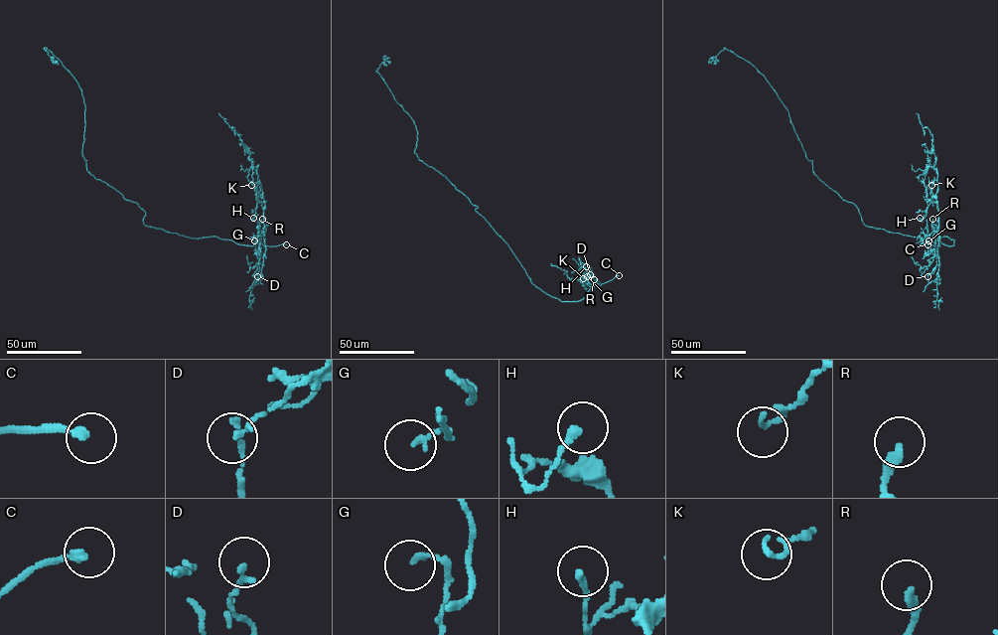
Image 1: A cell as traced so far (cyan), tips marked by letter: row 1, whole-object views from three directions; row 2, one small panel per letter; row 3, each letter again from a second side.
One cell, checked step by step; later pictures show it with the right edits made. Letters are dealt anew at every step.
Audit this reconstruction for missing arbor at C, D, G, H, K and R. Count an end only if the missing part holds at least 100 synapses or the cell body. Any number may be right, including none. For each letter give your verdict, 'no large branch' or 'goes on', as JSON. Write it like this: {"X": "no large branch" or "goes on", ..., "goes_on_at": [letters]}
{"C": "goes on", "D": "no large branch", "G": "no large branch", "H": "no large branch", "K": "no large branch", "R": "no large branch", "goes_on_at": ["C"]}

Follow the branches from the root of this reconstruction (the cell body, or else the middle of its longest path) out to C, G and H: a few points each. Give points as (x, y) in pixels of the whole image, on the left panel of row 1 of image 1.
C: (152, 227), (191, 238), (216, 237), (253, 245), (260, 242), (265, 245), (286, 244)
G: (152, 227), (191, 238), (216, 237), (252, 245), (260, 240), (262, 232), (259, 235), (259, 253), (254, 240)
H: (152, 227), (191, 238), (216, 237), (253, 245), (263, 231), (265, 203), (259, 197), (253, 218)

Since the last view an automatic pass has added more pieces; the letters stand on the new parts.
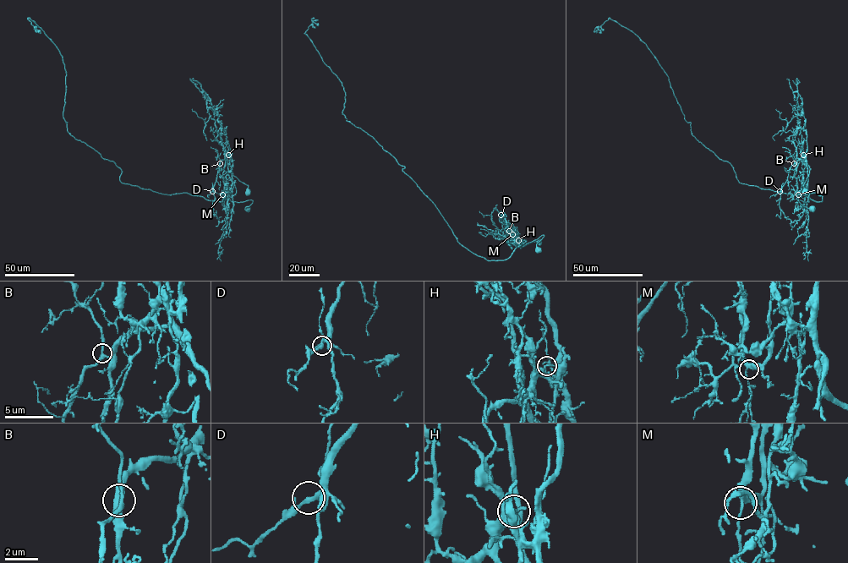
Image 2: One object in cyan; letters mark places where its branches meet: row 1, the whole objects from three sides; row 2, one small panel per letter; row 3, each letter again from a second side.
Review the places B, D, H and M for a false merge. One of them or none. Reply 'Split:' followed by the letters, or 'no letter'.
Split: H

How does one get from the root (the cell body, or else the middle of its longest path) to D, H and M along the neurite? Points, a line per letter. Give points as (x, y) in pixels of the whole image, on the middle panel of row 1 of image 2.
D: (538, 241), (521, 247), (510, 233), (500, 215)
H: (538, 241), (522, 247), (508, 231), (518, 240)
M: (538, 241), (522, 247), (512, 234)

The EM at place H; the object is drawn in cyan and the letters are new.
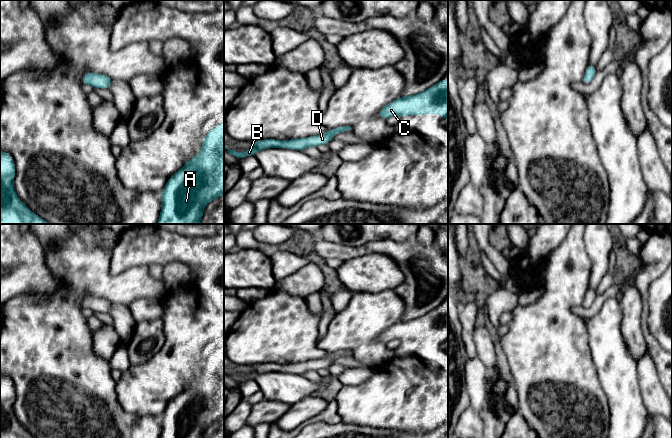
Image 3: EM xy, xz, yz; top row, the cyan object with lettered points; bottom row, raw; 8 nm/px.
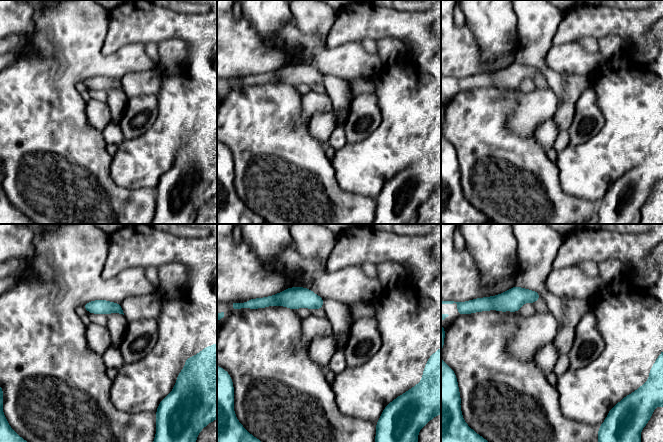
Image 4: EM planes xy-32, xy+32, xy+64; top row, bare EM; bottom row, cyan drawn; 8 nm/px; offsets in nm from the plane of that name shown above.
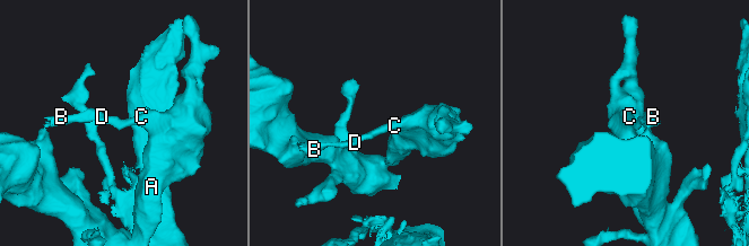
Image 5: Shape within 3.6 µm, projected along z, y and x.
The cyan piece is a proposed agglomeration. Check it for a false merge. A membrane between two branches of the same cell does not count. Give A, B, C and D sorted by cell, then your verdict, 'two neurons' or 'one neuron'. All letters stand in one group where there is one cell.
A C D / B | two neurons

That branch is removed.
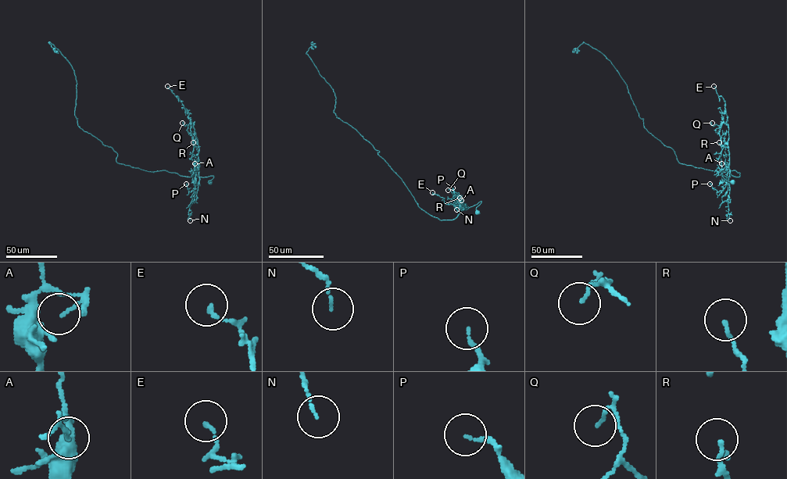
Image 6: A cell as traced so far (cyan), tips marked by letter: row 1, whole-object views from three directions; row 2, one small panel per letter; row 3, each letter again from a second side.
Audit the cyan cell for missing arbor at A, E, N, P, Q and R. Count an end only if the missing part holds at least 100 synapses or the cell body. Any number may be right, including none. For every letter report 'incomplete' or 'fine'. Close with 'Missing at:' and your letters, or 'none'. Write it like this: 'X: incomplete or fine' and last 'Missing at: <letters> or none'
A: fine
E: fine
N: fine
P: fine
Q: fine
R: fine
Missing at: none

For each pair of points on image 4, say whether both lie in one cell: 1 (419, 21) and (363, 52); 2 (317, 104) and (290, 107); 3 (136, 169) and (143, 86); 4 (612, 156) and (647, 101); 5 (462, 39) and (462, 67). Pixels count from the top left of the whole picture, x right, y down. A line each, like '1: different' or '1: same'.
1: different
2: different
3: different
4: same
5: same

